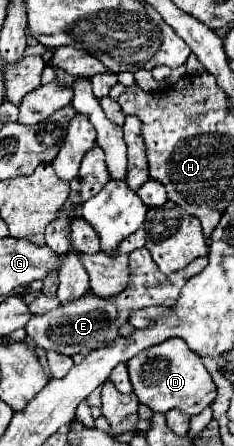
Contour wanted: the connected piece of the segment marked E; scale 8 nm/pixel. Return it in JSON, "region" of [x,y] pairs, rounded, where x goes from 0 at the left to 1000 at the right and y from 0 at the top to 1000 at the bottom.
{"region":[[[594,556],[594,561],[560,565],[551,596],[560,596],[560,628],[551,628],[543,650],[526,650],[517,659],[500,659],[483,668],[432,668],[380,650],[380,659],[363,659],[355,668],[338,668],[286,686],[252,686],[184,709],[141,709],[107,731],[115,753],[150,767],[150,776],[167,776],[184,785],[235,785],[278,798],[312,798],[312,794],[372,798],[389,785],[491,762],[500,740],[543,722],[543,713],[568,695],[628,691],[628,686],[739,686],[748,673],[765,668],[765,655],[791,641],[791,632],[816,619],[850,614],[885,596],[885,578],[876,574],[833,578],[799,601],[705,619],[662,596],[637,561]]]}

